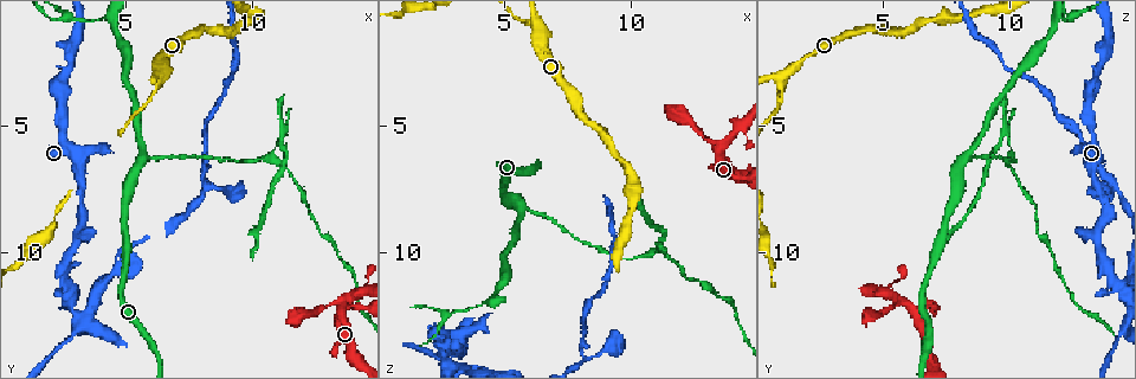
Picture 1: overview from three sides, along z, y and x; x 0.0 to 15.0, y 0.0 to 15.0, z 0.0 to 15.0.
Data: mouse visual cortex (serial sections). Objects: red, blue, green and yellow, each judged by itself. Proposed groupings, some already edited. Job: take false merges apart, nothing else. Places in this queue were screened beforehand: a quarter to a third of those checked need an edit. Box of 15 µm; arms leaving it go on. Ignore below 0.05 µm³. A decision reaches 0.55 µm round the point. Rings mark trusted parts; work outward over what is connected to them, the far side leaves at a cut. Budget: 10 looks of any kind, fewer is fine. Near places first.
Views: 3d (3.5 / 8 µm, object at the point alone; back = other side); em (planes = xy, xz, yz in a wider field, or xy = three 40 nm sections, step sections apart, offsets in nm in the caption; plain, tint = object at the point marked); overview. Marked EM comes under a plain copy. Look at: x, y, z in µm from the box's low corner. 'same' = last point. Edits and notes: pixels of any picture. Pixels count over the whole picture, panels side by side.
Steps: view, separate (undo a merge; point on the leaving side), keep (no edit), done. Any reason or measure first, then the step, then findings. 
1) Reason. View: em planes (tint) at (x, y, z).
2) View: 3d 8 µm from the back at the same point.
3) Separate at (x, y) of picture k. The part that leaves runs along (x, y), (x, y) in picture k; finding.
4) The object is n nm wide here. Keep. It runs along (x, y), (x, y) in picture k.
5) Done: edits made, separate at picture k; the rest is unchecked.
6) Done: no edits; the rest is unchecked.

Three arms meet. View: 3d 3.5 µm at (5.7, 6.2, 8.2).

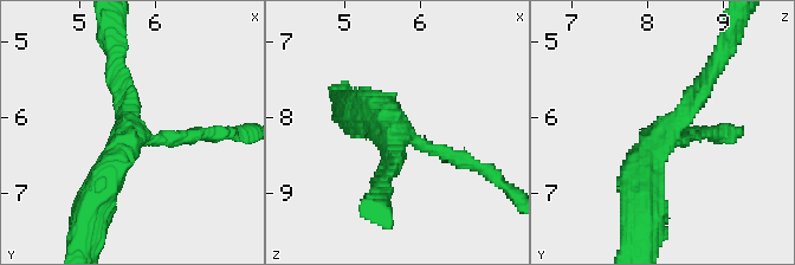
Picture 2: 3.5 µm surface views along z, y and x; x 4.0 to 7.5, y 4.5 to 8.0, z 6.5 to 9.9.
3 arms meet here; the arms are 200, 250, 450 nm wide. View: em xy step 5 (tint) at (5.75, 6.25, 8.20).

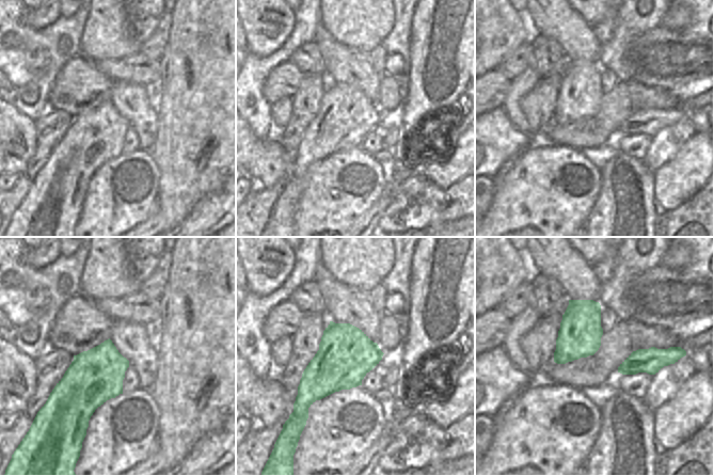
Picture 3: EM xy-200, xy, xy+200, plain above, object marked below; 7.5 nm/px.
Keep. It runs along (642, 199), (642, 159), (709, 75) in picture 2; one cell here.

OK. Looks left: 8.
Abrupt turn. View: 3d 3.5 µm at (11.3, 5.4, 9.8).

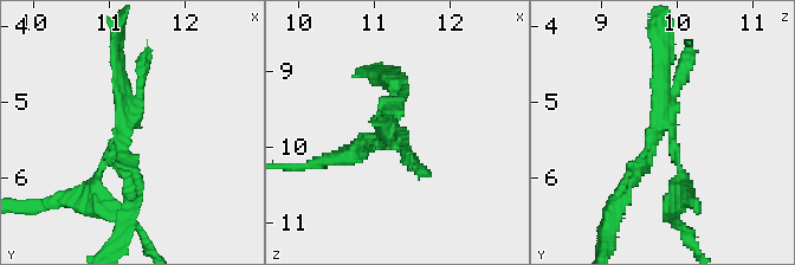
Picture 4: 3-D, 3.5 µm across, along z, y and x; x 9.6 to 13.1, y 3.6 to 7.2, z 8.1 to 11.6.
Now the EM. View: em xy step 1 (tint) at (11.20, 5.35, 9.80).

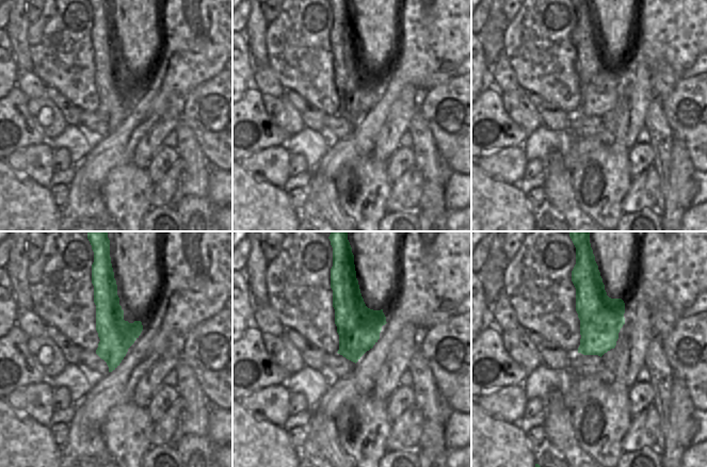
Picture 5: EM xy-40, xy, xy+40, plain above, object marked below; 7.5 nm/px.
Separate at (646, 163) of picture 4. The part that leaves runs along (670, 124), (660, 128), (612, 215) in picture 4; a second cell is stuck on.

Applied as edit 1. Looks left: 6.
Thick turns thin. View: 3d 3.5 µm at (2.9, 13.1, 14.5).

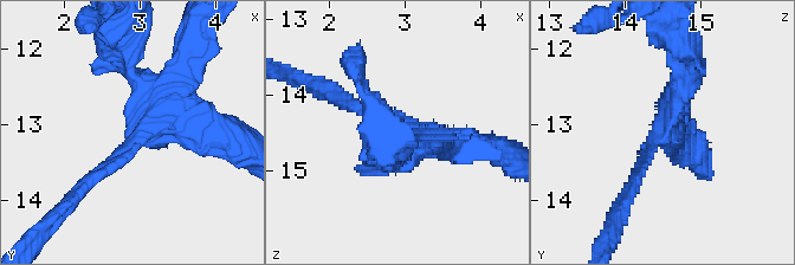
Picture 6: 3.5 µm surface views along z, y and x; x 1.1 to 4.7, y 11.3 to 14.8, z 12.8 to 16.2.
The arms are 200, 350 nm wide. View: em xy step 5 (tint) at (2.95, 13.25, 14.40).

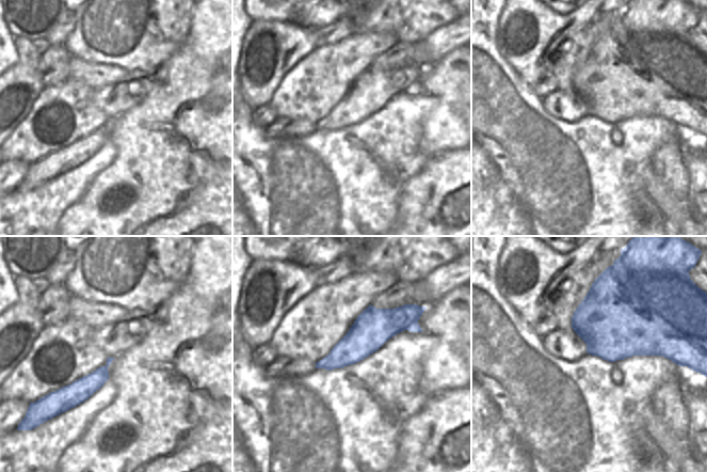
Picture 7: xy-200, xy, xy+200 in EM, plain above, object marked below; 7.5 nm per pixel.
Cut it another way. View: em xy step 1 (tint) at the same point.

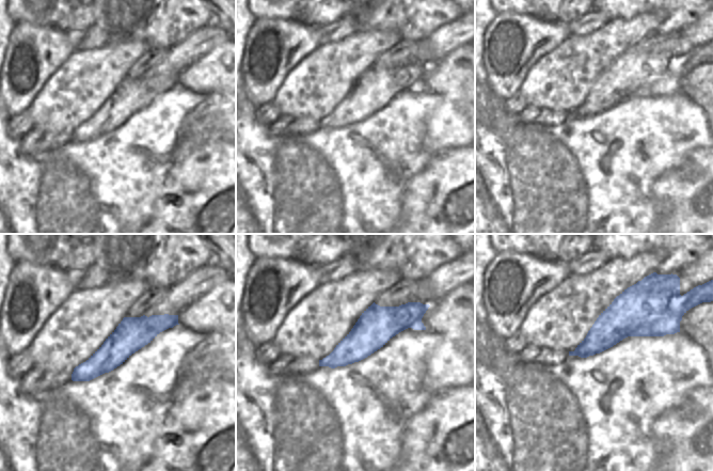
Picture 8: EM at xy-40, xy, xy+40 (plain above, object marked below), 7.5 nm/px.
Separate at (193, 50) of picture 6. The part that leaves runs along (150, 86), (183, 69), (191, 32) in picture 6; a second cell is stuck on.

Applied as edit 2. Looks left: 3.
Done: edits made, separate at picture 4, separate at picture 6; the rest is unchecked.

